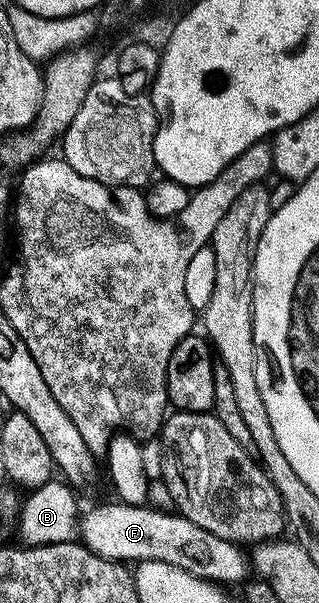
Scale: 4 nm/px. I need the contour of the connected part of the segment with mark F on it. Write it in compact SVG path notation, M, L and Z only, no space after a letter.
M120 502L91 508L88 512L86 509L81 516L81 543L84 548L106 560L165 562L220 586L242 585L252 575L252 565L248 557L247 560L243 557L244 551L238 545L209 534L209 530L201 530L201 526L189 522L183 516L169 516L165 512L151 506L132 508Z

